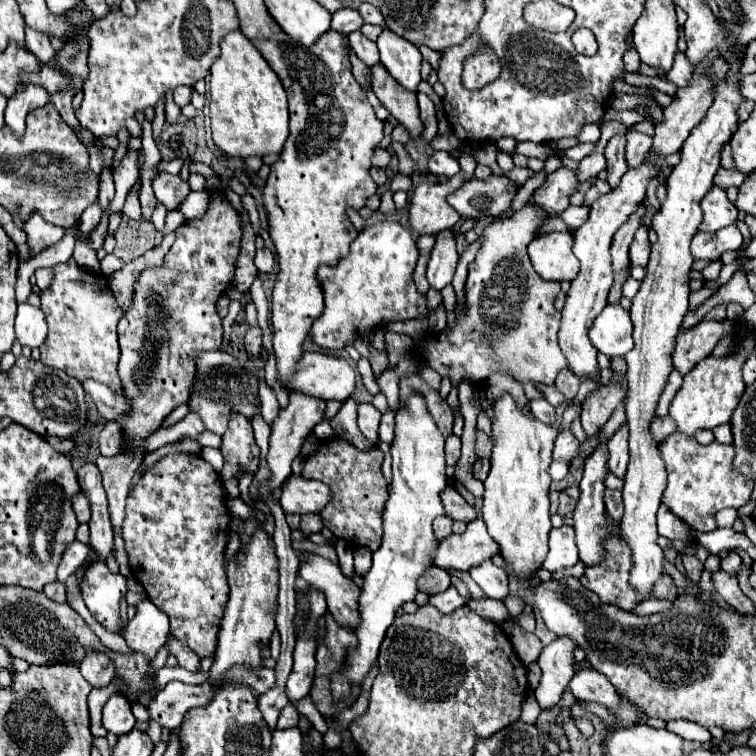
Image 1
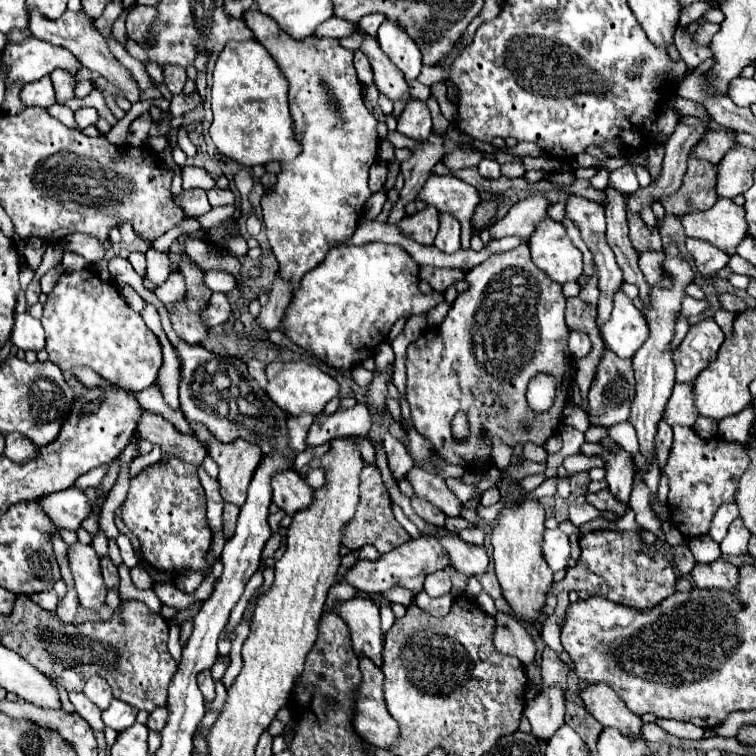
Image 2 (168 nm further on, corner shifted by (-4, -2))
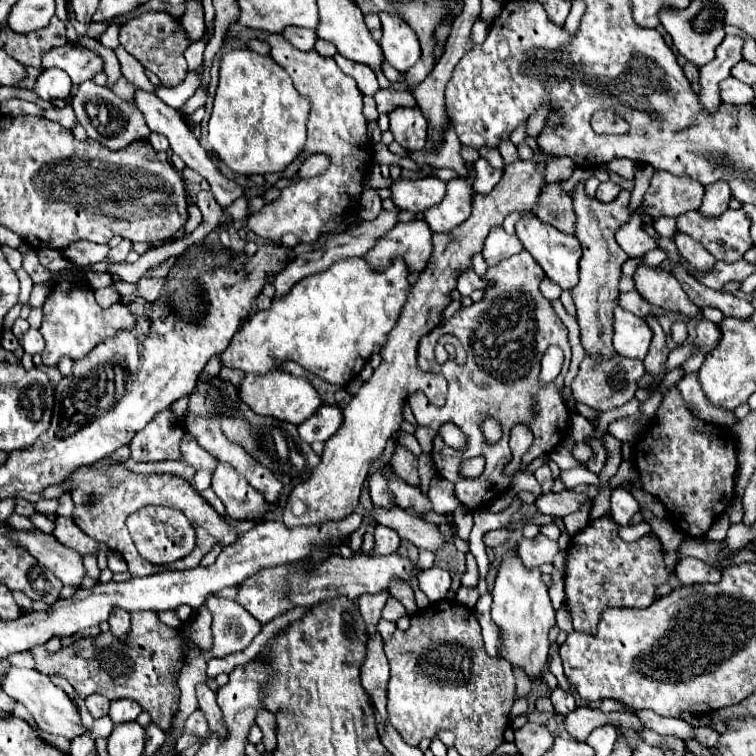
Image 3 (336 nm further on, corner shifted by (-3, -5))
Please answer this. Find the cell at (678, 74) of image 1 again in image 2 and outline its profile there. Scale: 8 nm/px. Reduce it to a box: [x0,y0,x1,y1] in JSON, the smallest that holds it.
[674,28,710,68]

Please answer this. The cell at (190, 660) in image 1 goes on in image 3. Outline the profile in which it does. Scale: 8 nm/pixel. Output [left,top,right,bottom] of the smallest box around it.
[197,683,227,737]

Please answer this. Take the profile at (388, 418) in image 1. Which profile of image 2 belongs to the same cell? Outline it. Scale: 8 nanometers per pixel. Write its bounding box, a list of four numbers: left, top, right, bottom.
[384,432,414,480]

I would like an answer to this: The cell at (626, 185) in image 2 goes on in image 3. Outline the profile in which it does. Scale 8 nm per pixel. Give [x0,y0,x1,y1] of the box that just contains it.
[597,181,621,203]

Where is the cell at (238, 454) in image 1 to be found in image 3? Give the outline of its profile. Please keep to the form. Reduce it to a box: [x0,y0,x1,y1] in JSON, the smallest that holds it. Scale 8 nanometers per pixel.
[211,463,269,521]

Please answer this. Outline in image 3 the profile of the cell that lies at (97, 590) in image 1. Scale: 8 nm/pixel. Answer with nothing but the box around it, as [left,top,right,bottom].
[9,529,85,589]

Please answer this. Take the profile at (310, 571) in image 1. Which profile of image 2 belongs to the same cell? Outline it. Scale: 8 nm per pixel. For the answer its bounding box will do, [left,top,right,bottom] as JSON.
[338,598,382,664]

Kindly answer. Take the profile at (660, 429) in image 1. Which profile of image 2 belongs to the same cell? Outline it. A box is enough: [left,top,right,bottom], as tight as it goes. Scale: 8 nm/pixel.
[664,384,698,426]

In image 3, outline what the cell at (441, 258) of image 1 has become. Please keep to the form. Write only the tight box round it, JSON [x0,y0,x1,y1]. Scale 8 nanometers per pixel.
[425,177,473,233]

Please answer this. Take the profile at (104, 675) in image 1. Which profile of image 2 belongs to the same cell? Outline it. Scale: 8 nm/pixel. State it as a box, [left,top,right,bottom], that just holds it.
[84,676,112,710]

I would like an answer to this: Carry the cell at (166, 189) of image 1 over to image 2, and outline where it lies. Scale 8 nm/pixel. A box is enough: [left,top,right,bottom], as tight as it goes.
[172,188,212,216]

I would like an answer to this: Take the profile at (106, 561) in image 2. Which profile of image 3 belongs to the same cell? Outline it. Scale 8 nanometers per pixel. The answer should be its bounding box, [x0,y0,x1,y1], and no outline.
[107,611,131,641]

